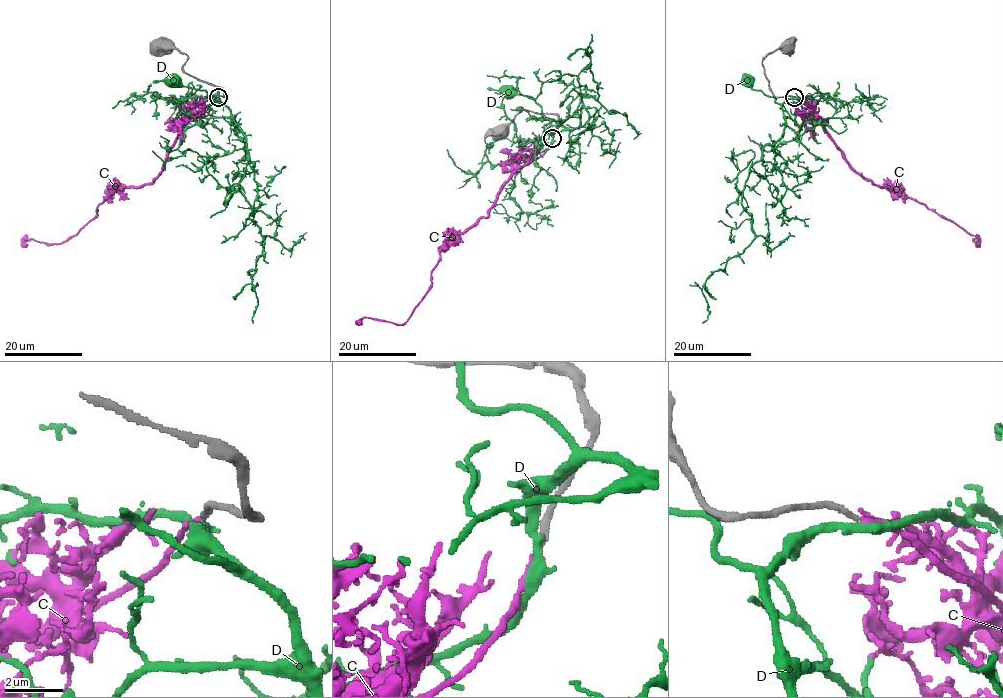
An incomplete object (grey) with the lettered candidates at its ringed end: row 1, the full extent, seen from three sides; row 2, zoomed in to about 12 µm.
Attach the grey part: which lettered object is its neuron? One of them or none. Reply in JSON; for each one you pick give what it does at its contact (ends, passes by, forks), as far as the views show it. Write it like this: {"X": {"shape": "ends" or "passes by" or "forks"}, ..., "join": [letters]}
{"C": {"shape": "ends"}, "join": ["C"]}

